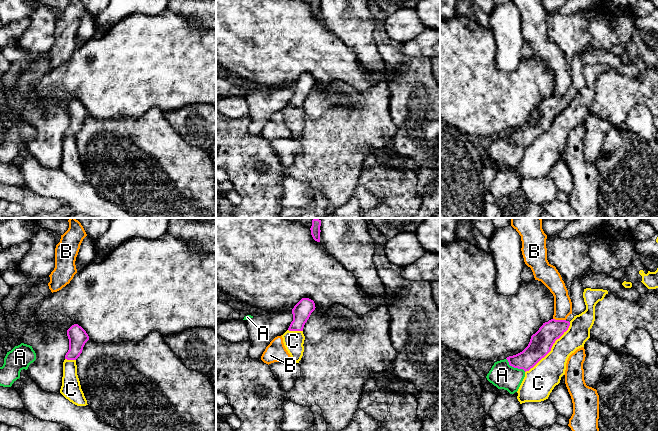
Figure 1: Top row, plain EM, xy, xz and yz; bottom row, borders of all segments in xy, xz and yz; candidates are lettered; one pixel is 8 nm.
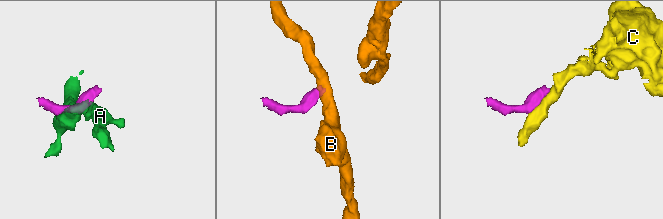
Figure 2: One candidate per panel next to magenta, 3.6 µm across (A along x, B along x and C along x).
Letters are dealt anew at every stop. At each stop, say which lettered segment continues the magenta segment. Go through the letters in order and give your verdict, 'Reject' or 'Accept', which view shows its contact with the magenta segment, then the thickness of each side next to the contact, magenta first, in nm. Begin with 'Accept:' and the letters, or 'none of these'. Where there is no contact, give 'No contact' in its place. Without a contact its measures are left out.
Accept: none of these
A: Reject. Touches magenta in yz. Thickness 170 nm (magenta) against 200 nm
B: Reject. Touches magenta in yz. Thickness 180 nm (magenta) against 140 nm
C: Reject. Touches magenta in yz. Thickness 180 nm (magenta) against 240 nm

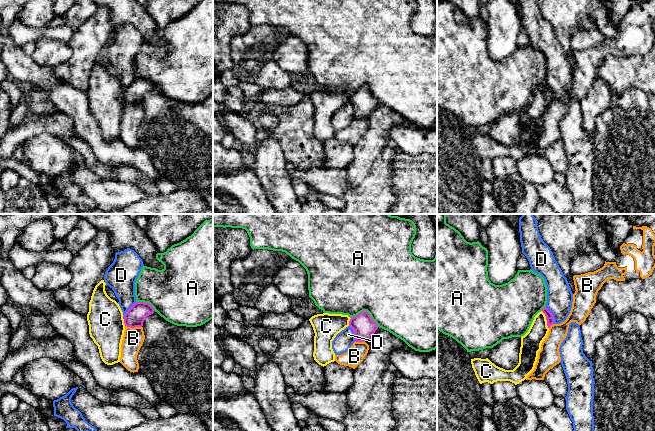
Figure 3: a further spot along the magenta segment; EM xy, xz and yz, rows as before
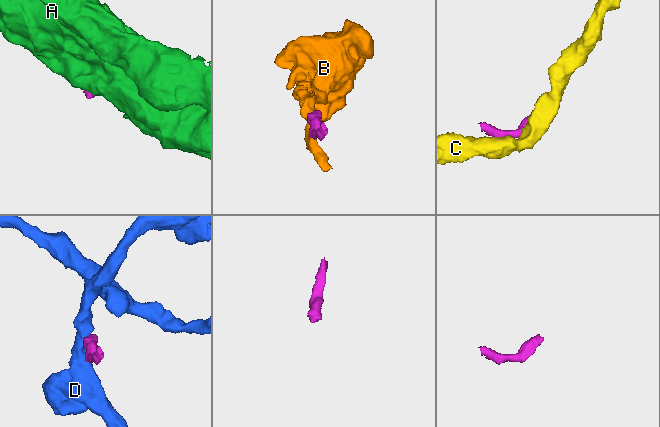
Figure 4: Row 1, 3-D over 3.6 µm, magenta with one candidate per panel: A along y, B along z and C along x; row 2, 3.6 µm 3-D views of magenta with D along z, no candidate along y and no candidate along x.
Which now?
Accept: none of these
A: Reject. Touches magenta in xz. Thickness 180 nm (magenta) against 500 nm
B: Reject. Touches magenta in xy. Thickness 160 nm (magenta) against 170 nm
C: Reject. Touches magenta in yz. Thickness 60 nm (magenta) against 160 nm
D: Reject. Touches magenta in xy. Thickness 160 nm (magenta) against 220 nm

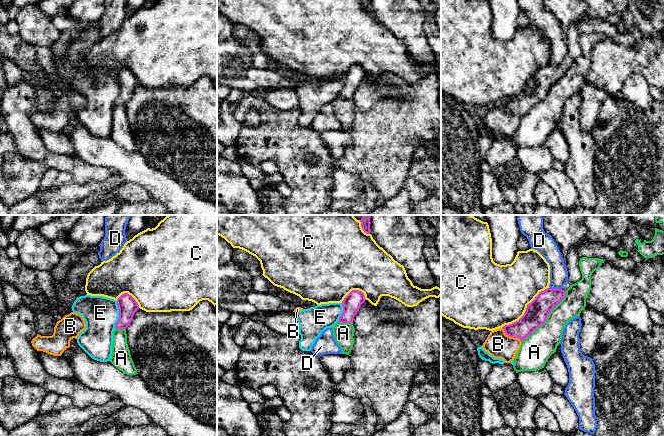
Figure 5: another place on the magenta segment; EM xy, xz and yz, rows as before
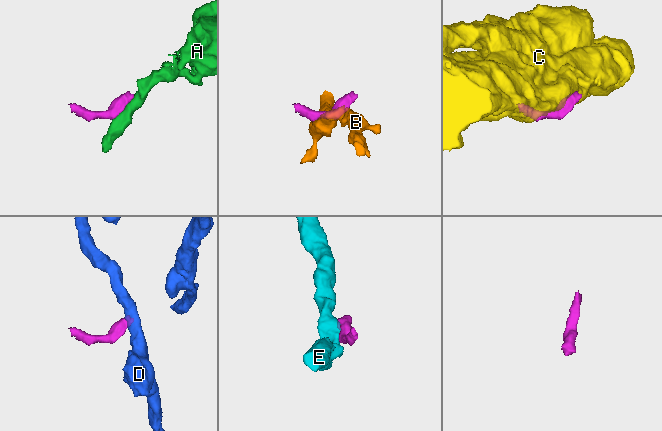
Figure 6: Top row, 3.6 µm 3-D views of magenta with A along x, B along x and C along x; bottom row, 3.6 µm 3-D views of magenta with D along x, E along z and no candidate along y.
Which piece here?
Accept: none of these
A: Reject. Touches magenta in yz. Thickness 180 nm (magenta) against 240 nm
B: Reject. Touches magenta in yz. Thickness 170 nm (magenta) against 200 nm
C: Reject. Touches magenta in yz. Thickness 180 nm (magenta) against 480 nm
D: Reject. Touches magenta in yz. Thickness 180 nm (magenta) against 140 nm
E: Reject. Touches magenta in xy. Thickness 150 nm (magenta) against 280 nm

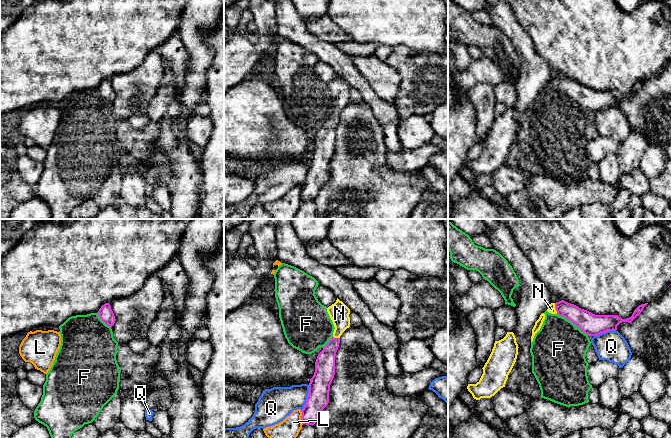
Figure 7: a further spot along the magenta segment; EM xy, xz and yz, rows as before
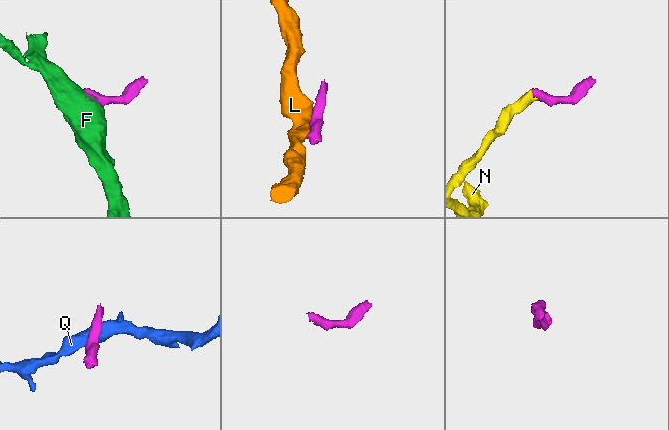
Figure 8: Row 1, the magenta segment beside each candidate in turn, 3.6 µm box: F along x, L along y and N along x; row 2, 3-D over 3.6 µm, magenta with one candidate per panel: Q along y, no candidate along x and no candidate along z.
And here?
Accept: N
F: Reject. Touches magenta in yz. Thickness 170 nm (magenta) against 440 nm
L: Reject. Touches magenta in xz. Thickness 180 nm (magenta) against 160 nm
N: Accept. Touches magenta in yz. Thickness 150 nm (magenta) against 60 nm
Q: Reject. Touches magenta in xz. Thickness 180 nm (magenta) against 260 nm

